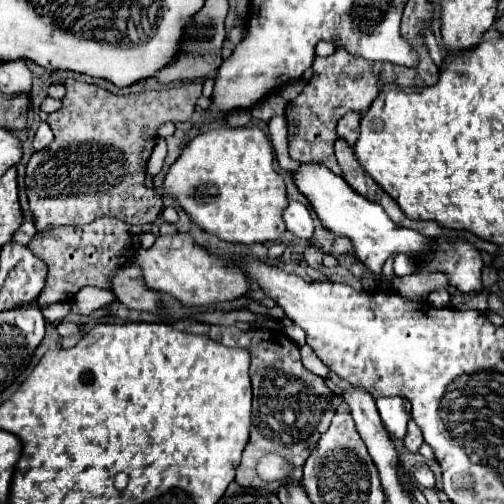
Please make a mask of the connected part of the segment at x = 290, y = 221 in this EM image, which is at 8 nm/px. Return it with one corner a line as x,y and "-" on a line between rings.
289,199
285,211
283,211
283,221
287,231
295,233
301,239
311,239
313,235
313,219
303,203
297,203
295,199

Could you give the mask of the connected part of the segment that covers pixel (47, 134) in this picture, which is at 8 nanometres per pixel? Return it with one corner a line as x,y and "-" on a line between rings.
41,123
39,129
37,129
37,133
35,133
35,139
33,139
33,149
35,151
41,151
41,149
49,147
51,141
53,141
53,133
51,133
49,125
47,123

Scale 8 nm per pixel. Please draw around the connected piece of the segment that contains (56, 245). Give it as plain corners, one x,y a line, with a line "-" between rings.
101,217
83,227
55,227
41,231
29,241
29,249
49,267
45,289
37,297
37,303
43,309
57,301
73,301
73,295
85,285
109,289
111,273
119,265
131,261
131,235
129,225
123,221

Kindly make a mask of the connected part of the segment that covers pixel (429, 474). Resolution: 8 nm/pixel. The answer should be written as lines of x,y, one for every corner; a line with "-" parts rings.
427,465
415,467
413,479
415,479
419,485
423,485
423,487
429,487
429,489
435,487
435,475
433,475
433,471
431,471

